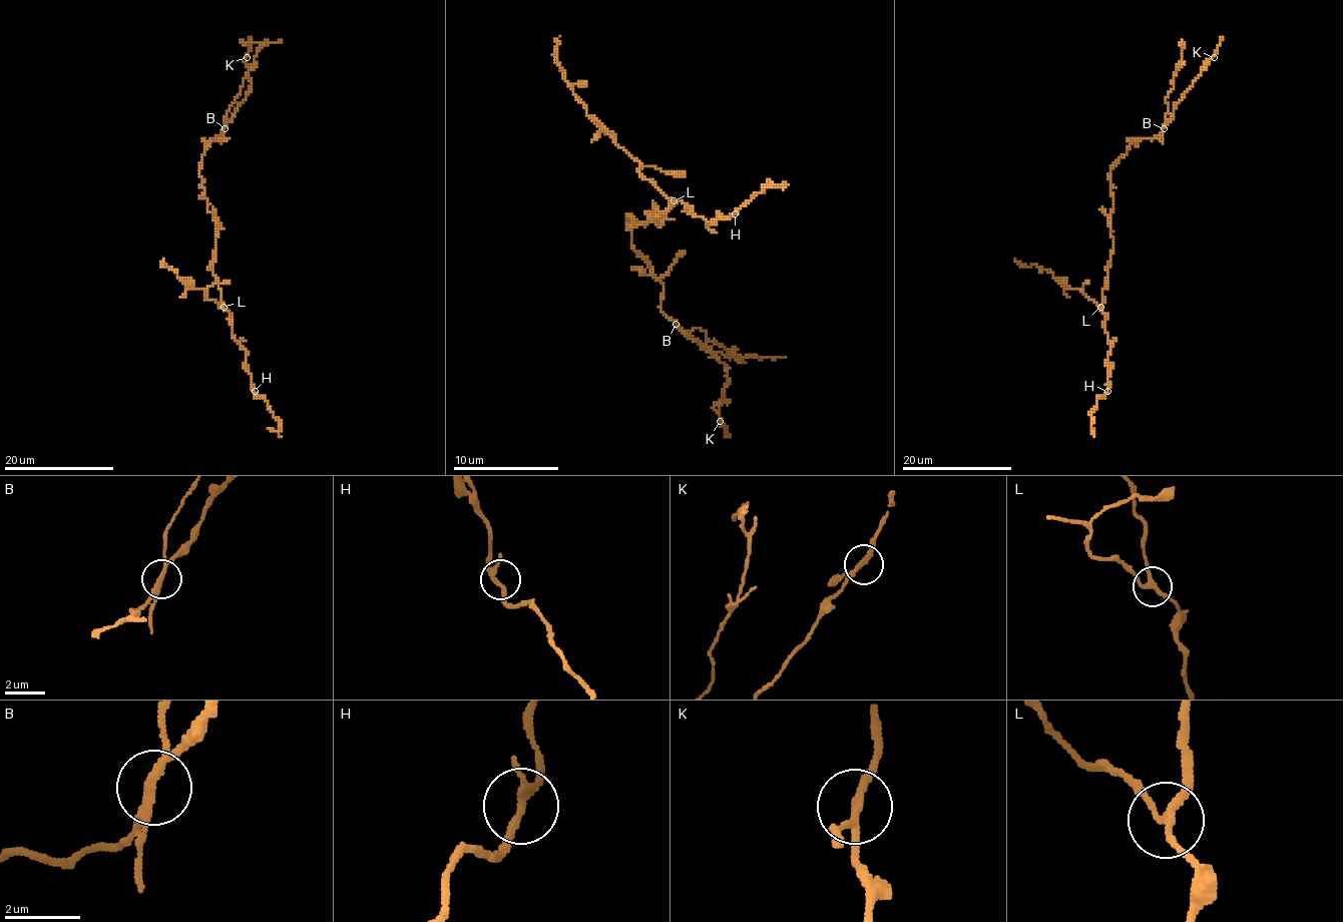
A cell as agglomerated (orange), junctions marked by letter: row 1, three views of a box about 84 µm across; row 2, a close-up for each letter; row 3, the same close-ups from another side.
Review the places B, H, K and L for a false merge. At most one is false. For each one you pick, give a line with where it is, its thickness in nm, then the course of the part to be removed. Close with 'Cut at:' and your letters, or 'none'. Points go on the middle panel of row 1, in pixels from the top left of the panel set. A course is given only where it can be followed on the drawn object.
B: (676, 324) | 180 nm | (677, 323), (682, 331), (701, 328), (709, 341), (714, 339), (738, 360), (746, 357), (714, 352), (709, 357)
Cut at: B

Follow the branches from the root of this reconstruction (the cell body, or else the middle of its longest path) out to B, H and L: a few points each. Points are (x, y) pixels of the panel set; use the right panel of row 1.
B: (1109, 219), (1112, 192), (1108, 174), (1111, 167), (1135, 140), (1158, 137), (1164, 128)
H: (1109, 219), (1112, 253), (1100, 309), (1104, 313), (1104, 332), (1111, 346), (1107, 358), (1109, 384), (1107, 391)
L: (1109, 219), (1112, 253), (1100, 307)

